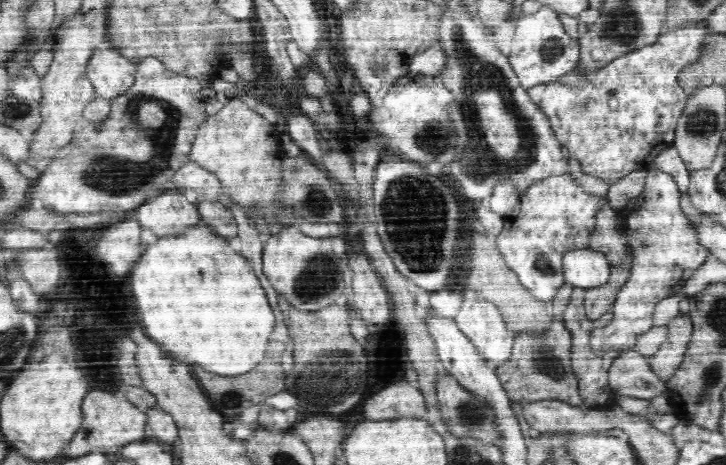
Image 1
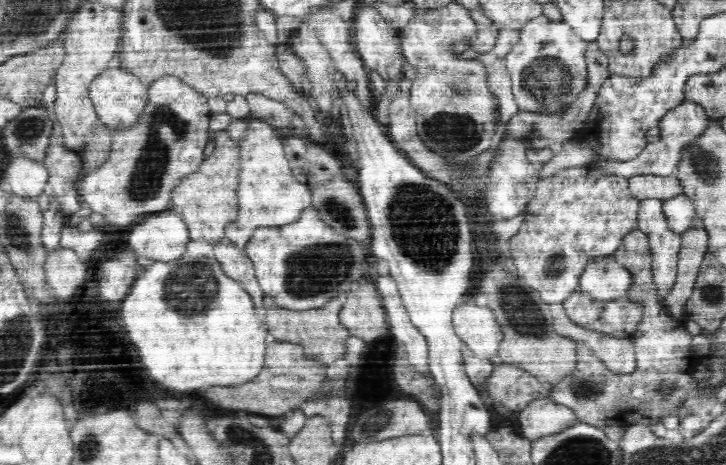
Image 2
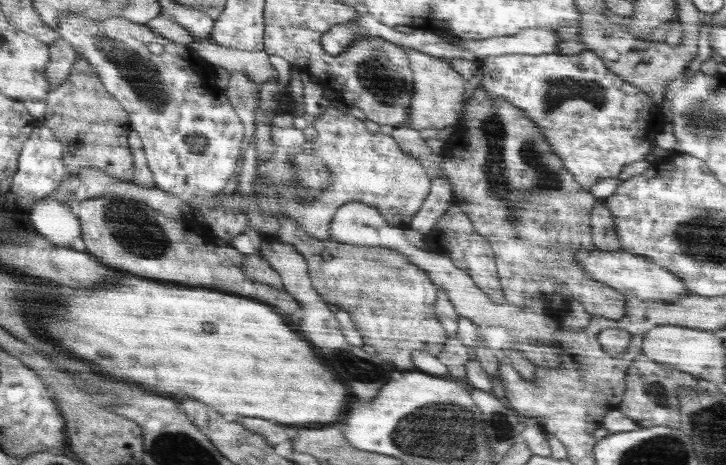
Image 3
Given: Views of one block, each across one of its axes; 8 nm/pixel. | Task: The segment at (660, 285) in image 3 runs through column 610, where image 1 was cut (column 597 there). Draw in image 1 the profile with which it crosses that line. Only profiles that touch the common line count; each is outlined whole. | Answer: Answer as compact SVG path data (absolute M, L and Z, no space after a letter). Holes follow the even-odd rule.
M590 247L564 251L562 262L565 282L573 287L588 289L602 286L610 278L612 262L606 258L604 252Z

